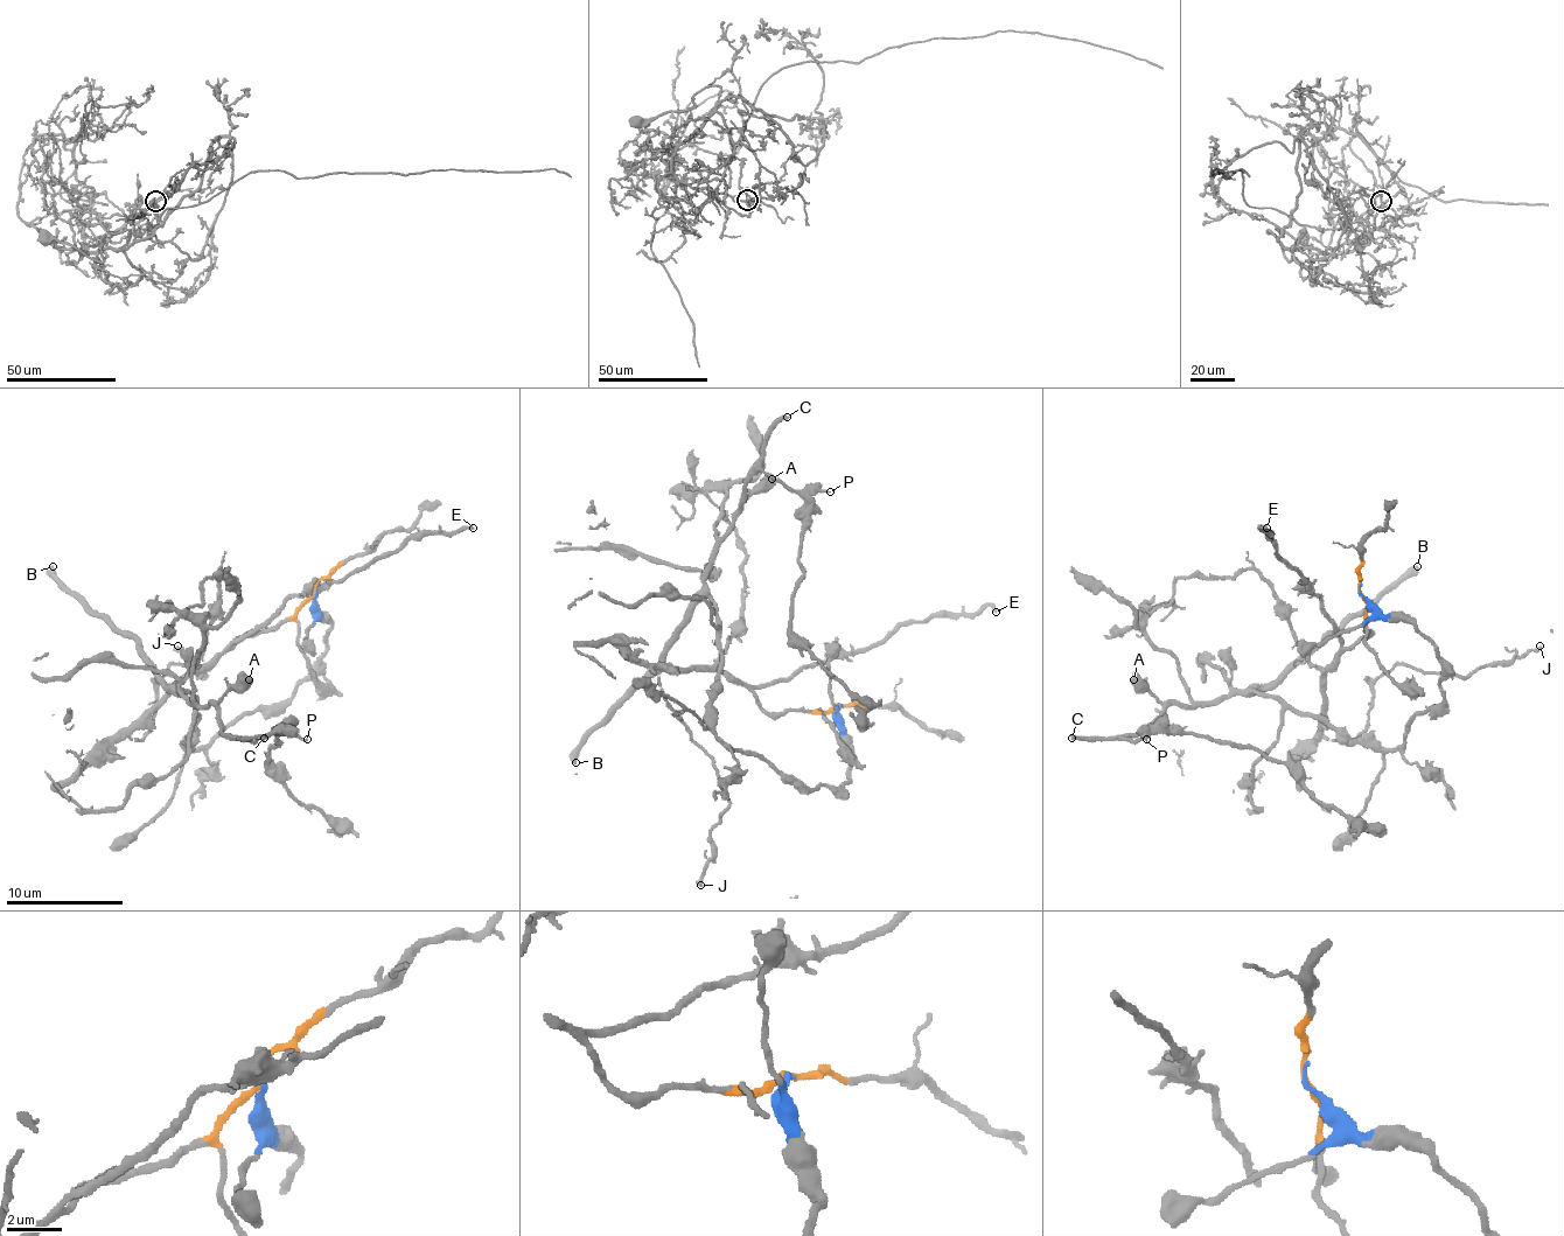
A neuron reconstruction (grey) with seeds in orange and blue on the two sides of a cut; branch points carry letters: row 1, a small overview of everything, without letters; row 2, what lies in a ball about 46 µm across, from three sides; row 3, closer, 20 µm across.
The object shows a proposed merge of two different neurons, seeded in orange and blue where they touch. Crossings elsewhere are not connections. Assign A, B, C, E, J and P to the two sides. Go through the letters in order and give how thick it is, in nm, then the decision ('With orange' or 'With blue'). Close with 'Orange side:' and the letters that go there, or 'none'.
A: Thickness 650 nm. With blue
B: Thickness 420 nm. With blue
C: Thickness 280 nm. With blue
E: Thickness 240 nm. With orange
J: Thickness 240 nm. With orange
P: Thickness 150 nm. With blue
Orange side: E, J

